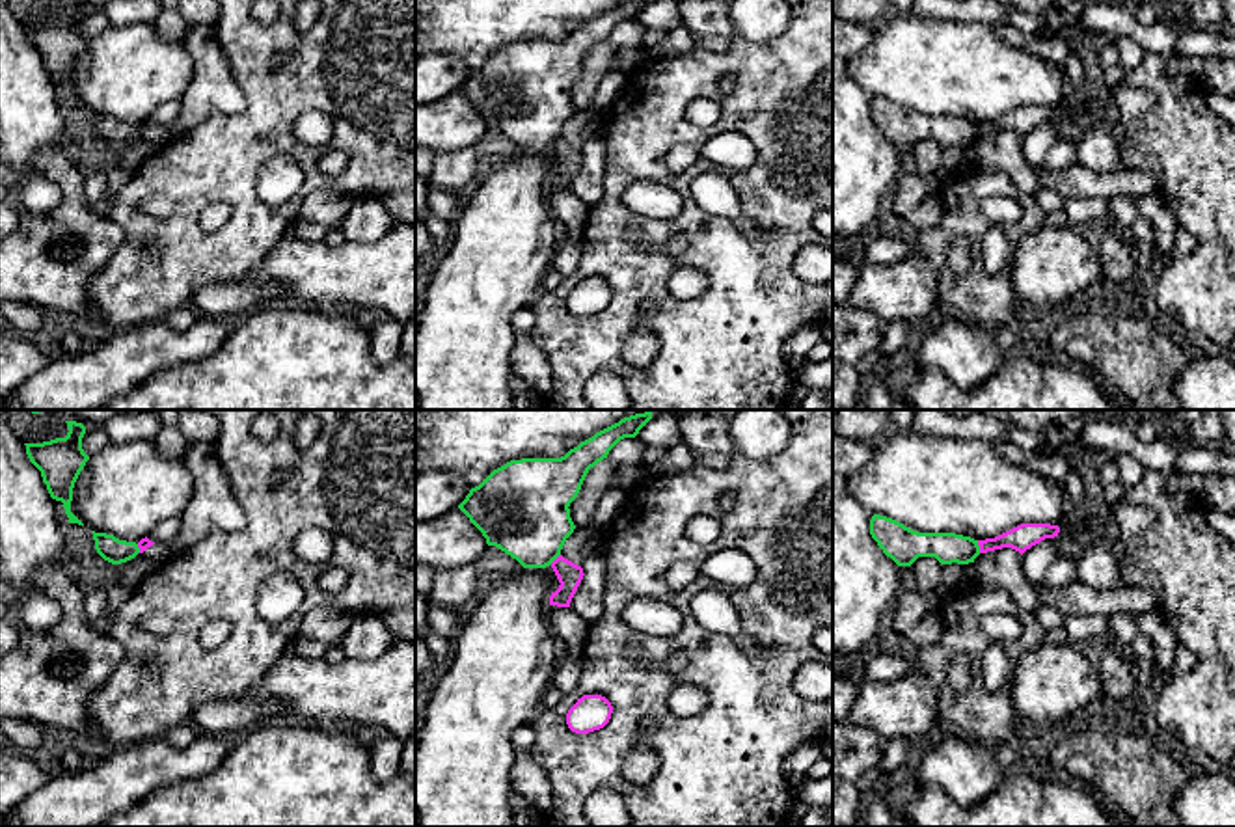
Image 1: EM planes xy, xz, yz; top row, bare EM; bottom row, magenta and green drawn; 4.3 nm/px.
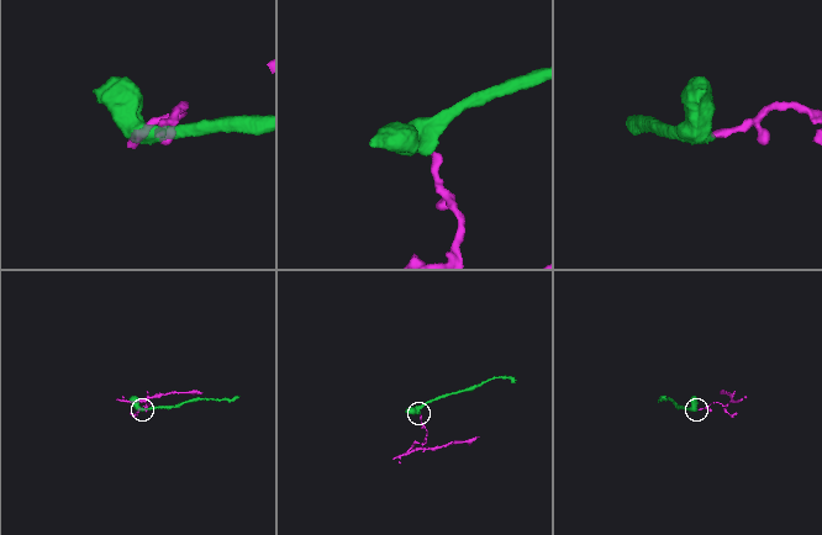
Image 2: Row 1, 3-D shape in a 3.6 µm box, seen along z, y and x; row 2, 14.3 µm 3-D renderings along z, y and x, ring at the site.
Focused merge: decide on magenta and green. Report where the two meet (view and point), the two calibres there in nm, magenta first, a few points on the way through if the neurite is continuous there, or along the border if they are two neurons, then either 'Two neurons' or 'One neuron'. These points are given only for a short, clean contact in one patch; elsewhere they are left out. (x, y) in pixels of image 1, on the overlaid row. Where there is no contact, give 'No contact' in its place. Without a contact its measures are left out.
Touches magenta at yz (978, 544). Thickness 110 nm (magenta) against 140 nm. Boundary: yz (977, 541), (980, 552). Two neurons

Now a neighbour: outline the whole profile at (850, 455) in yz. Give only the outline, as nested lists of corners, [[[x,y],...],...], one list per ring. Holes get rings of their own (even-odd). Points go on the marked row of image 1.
[[[833,434],[833,477],[848,479],[872,458],[874,443]]]

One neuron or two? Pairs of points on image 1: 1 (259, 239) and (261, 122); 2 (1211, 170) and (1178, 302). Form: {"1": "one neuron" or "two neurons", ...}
{"1": "one neuron", "2": "one neuron"}

